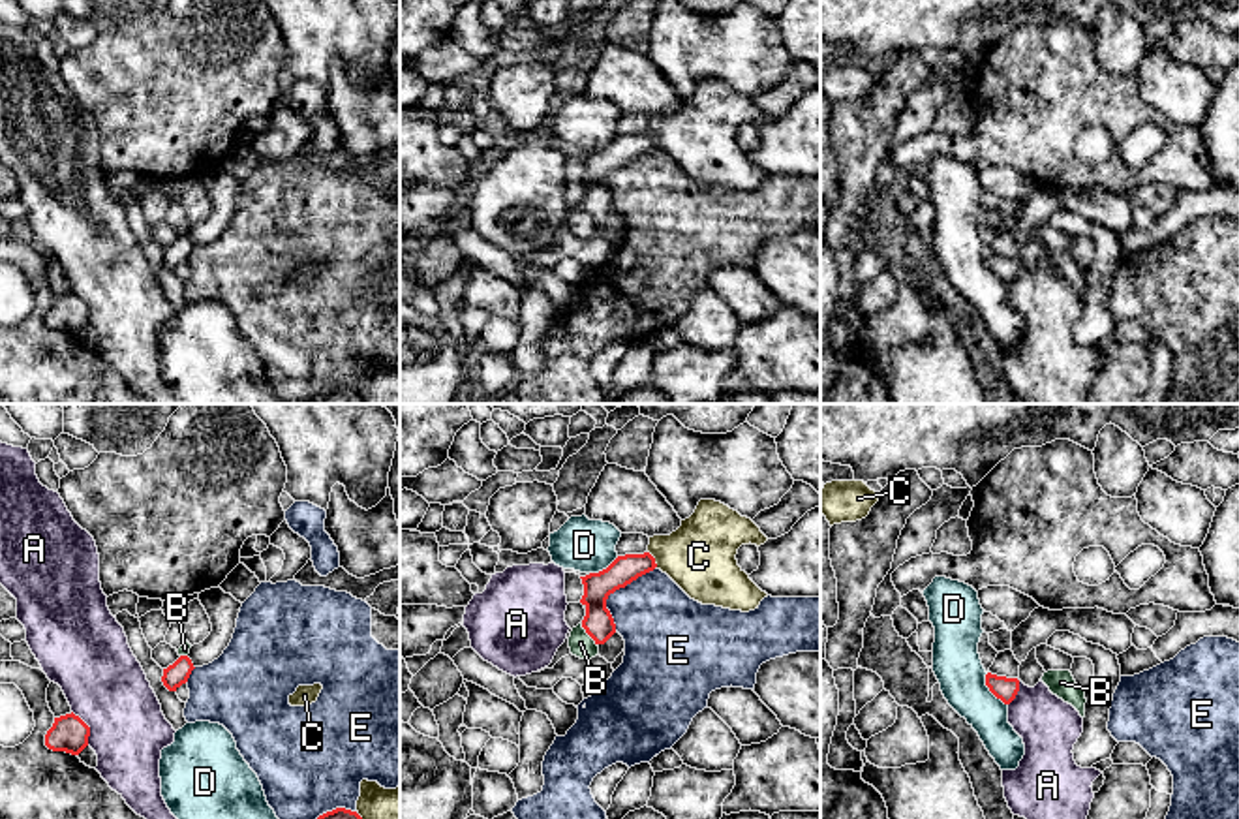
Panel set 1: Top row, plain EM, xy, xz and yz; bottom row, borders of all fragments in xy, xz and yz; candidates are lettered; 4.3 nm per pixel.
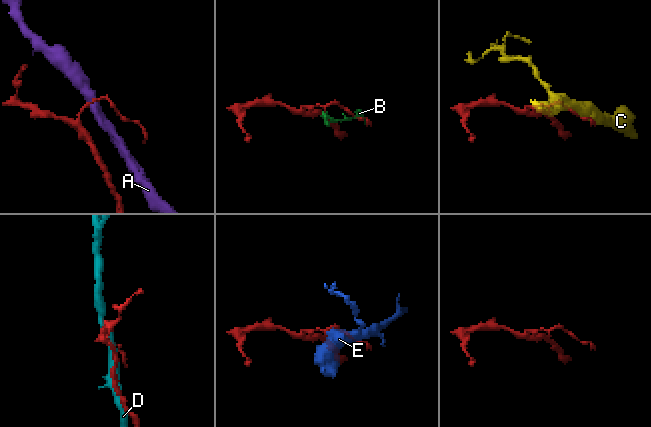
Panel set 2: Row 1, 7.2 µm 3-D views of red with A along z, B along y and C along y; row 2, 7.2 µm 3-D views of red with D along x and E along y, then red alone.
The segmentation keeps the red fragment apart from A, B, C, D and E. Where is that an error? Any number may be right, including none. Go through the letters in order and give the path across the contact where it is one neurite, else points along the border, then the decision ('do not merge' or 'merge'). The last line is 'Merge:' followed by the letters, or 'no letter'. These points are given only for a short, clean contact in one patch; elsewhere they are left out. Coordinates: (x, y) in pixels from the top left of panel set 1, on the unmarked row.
A: do not merge
B: border along xz (581, 203), (596, 224); do not merge
C: do not merge
D: do not merge
E: do not merge
Merge: no letter

